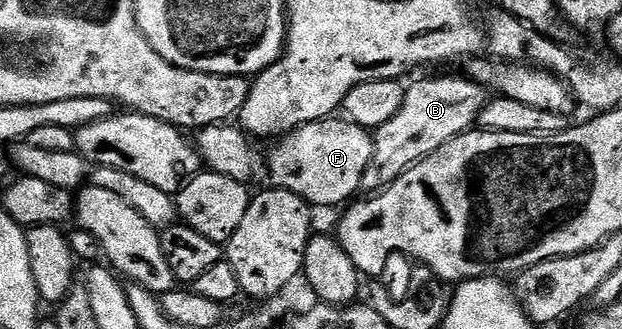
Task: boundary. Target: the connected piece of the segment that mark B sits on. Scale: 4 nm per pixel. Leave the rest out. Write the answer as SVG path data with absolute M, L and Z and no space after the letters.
M461 77L422 78L409 83L402 110L388 124L373 131L374 155L362 177L363 195L373 196L387 190L401 174L477 123L488 103L488 91L479 82Z

